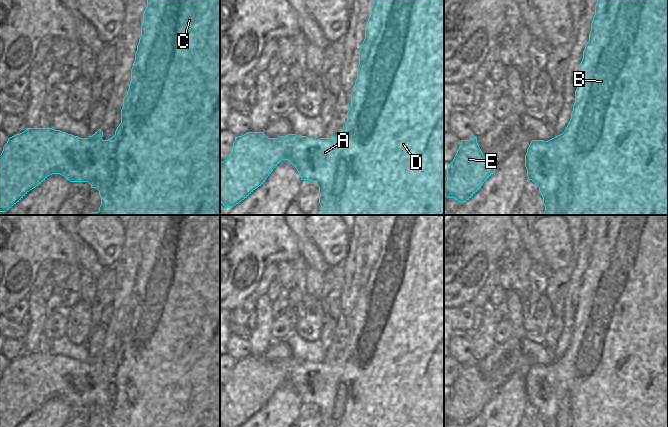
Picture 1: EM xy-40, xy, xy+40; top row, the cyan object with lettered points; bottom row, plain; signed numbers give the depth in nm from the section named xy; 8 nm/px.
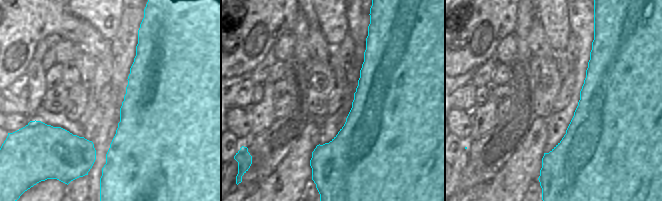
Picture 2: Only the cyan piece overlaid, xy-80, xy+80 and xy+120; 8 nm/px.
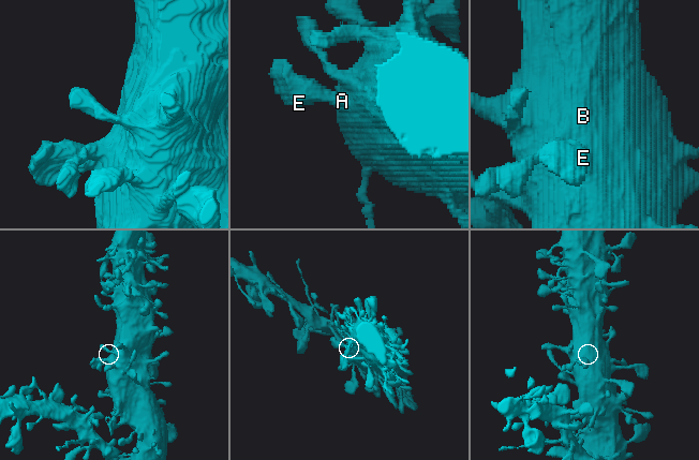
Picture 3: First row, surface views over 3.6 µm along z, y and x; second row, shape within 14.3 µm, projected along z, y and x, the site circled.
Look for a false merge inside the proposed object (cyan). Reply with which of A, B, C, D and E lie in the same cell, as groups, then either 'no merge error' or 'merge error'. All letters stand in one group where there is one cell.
A B C D E | no merge error

